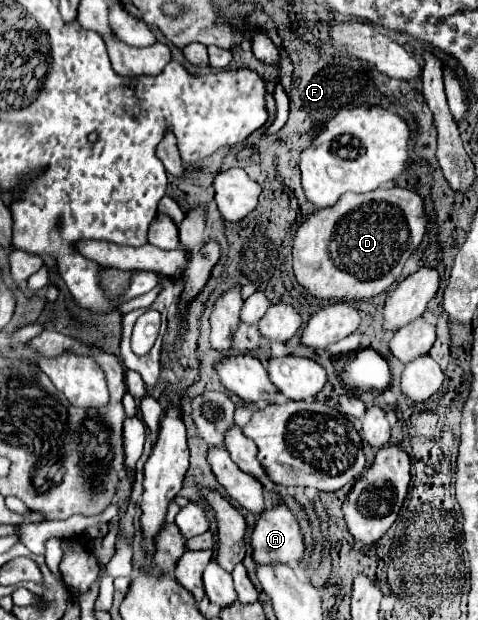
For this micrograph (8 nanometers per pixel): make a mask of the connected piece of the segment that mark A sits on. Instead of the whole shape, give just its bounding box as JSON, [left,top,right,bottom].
[251,505,305,565]

